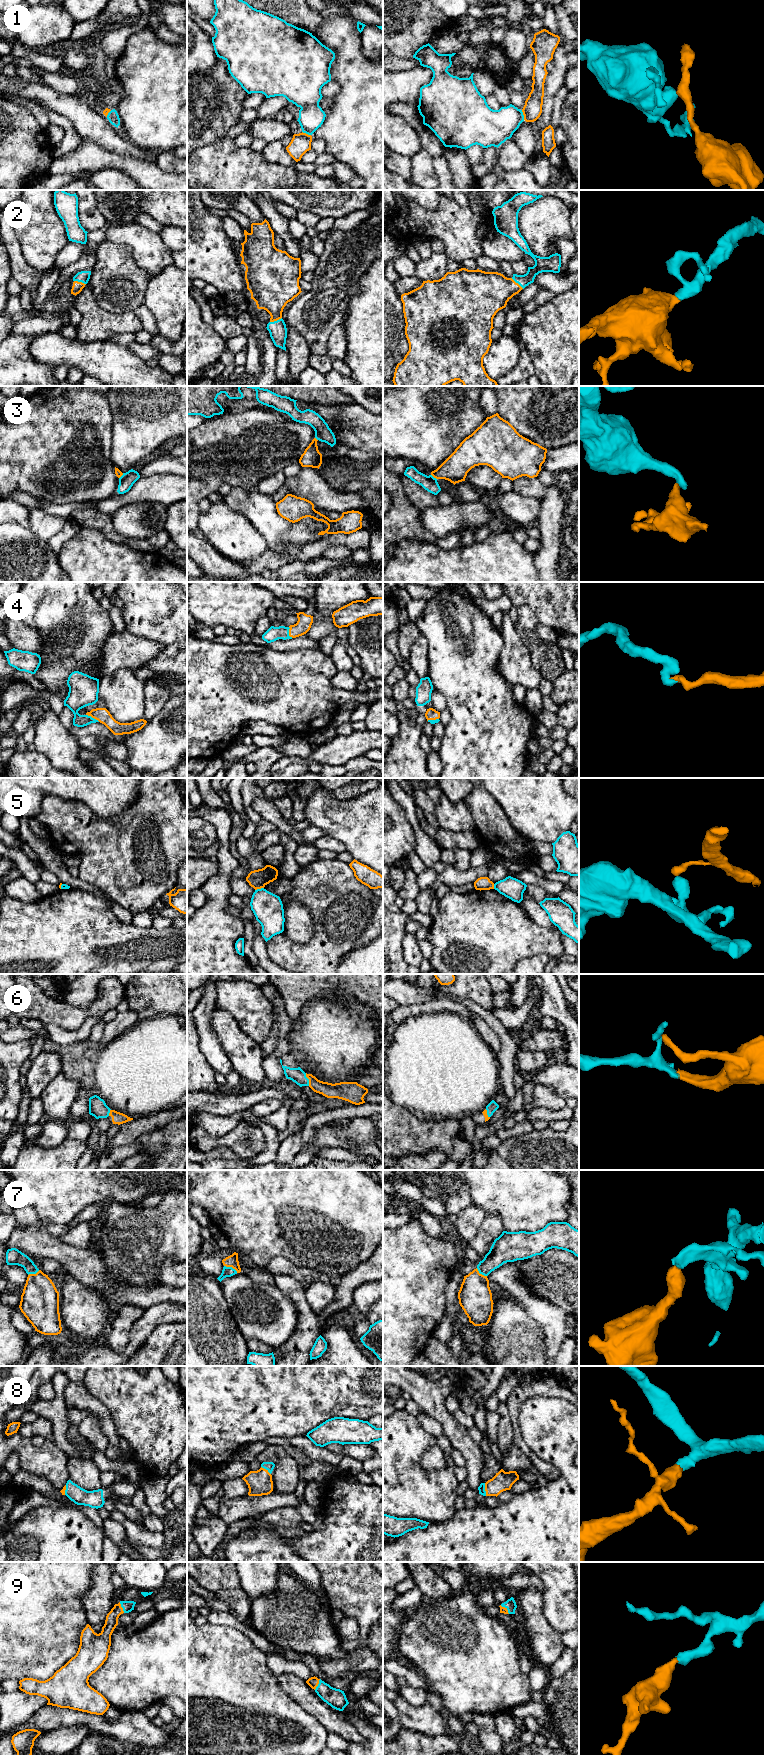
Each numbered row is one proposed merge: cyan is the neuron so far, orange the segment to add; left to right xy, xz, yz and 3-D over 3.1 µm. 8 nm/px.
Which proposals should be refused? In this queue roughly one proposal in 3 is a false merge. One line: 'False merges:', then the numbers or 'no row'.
False merges: 1, 3, 5

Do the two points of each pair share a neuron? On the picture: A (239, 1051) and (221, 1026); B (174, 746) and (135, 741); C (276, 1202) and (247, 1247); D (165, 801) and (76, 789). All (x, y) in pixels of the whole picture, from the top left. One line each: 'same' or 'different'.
A: same
B: same
C: same
D: different

